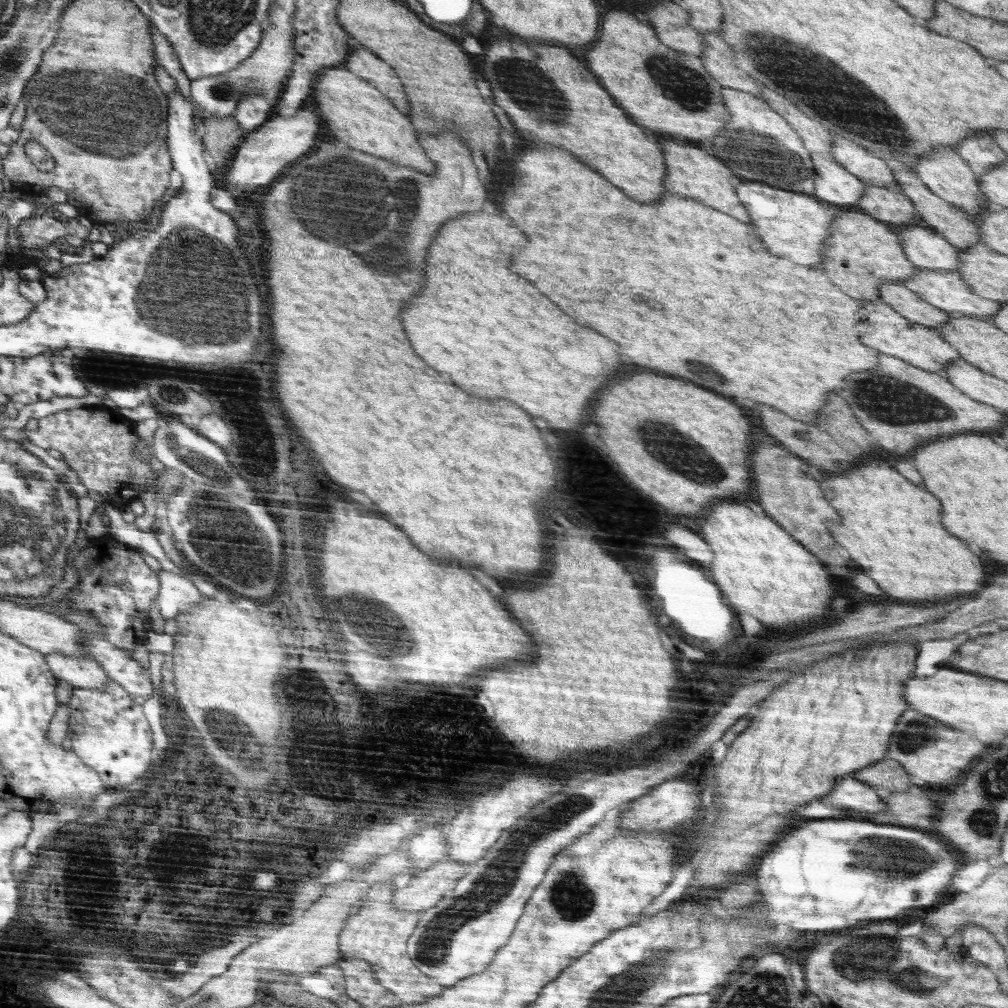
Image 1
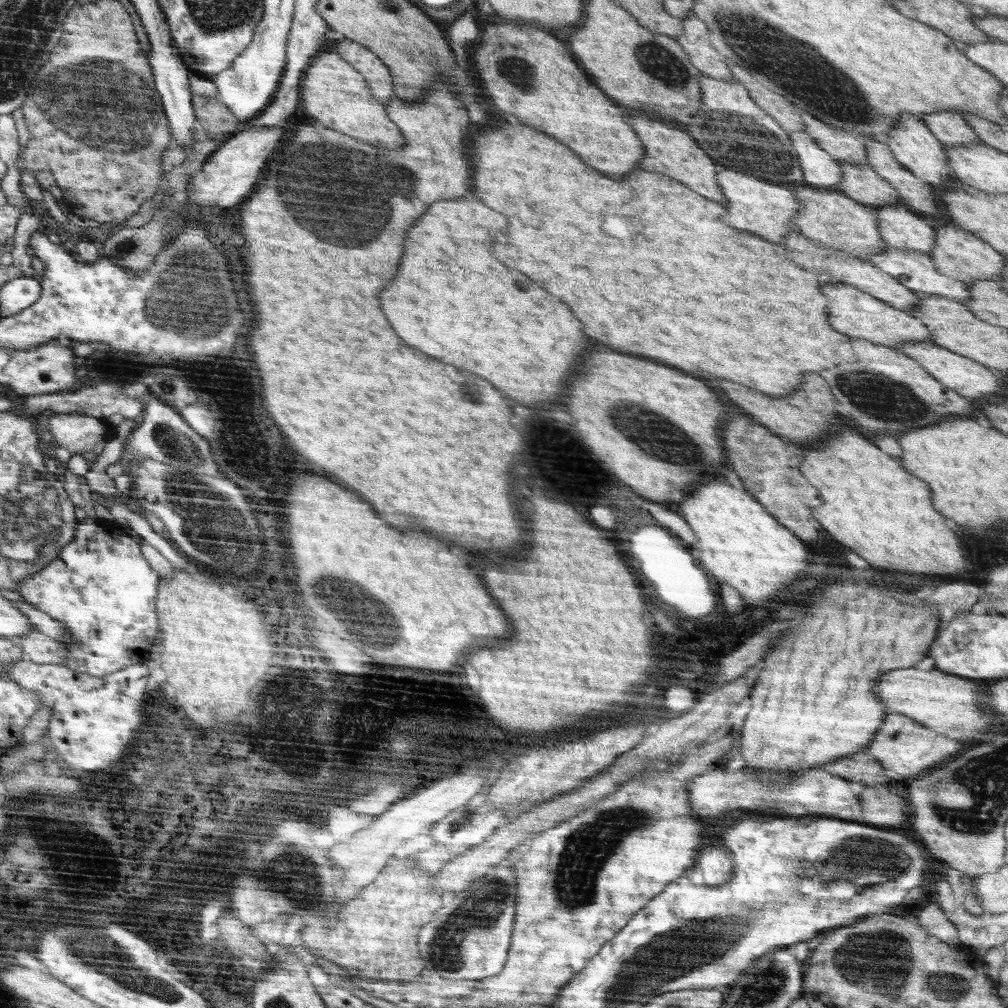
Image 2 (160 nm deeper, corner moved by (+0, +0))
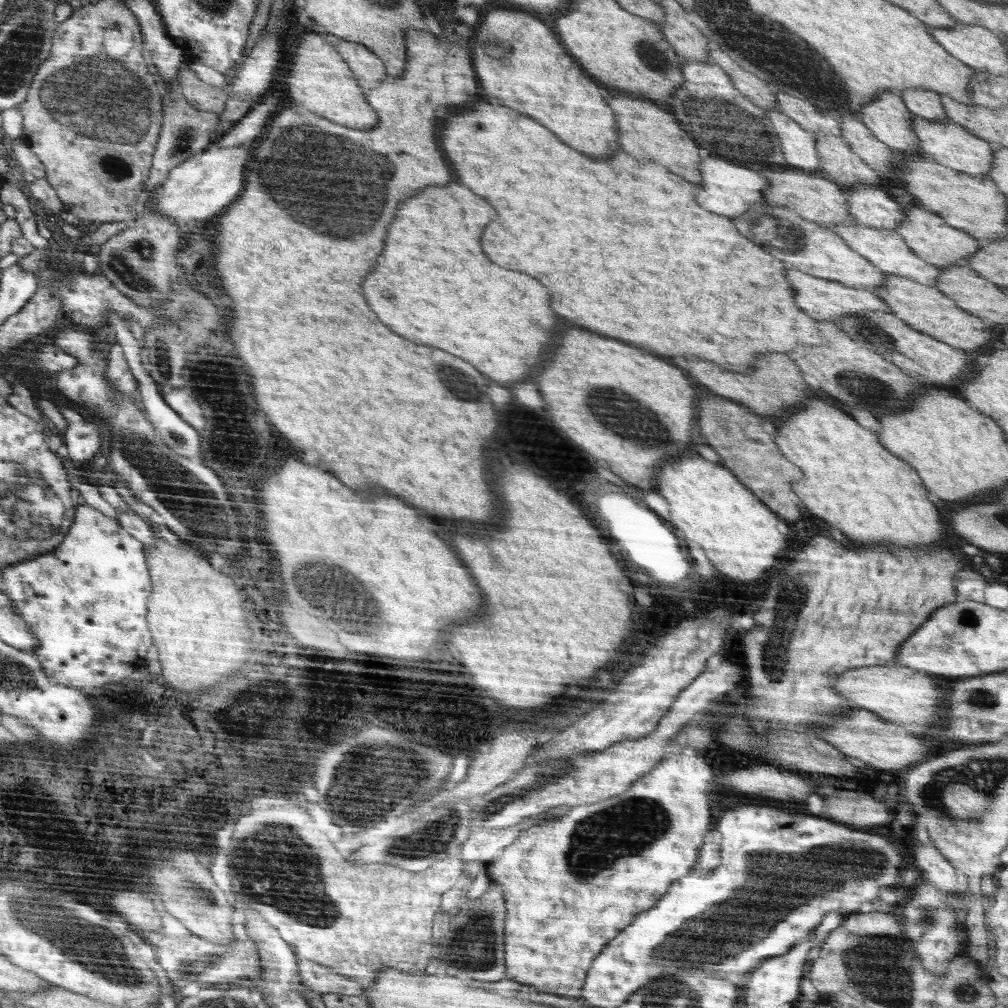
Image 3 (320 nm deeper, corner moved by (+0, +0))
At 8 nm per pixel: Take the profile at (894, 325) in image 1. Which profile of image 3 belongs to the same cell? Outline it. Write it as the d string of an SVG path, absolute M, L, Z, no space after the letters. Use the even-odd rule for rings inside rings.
M788 270L788 278L790 278L790 282L794 284L794 290L796 290L794 292L794 304L816 320L836 320L840 316L869 313L870 311L891 313L889 306L872 291L849 287L841 282L824 280L824 278L814 278L814 276L802 274L798 270Z

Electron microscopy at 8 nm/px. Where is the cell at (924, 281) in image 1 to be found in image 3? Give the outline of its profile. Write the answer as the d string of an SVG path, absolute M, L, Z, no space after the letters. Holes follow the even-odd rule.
M836 225L833 230L854 252L869 260L874 266L878 267L883 273L893 274L909 278L914 282L922 283L926 286L935 287L939 277L937 266L922 260L912 249L903 241L903 238L895 230L886 230L878 227L864 225Z

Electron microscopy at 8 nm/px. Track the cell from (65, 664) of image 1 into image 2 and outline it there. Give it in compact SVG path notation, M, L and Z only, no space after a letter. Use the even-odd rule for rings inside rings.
M36 629L19 637L10 638L21 647L26 660L35 663L63 665L65 647L62 641L50 638Z

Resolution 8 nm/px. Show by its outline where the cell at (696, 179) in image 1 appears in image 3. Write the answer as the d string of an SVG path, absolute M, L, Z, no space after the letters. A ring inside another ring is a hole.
M608 92L606 100L608 100L610 108L614 110L616 124L618 124L618 142L626 154L630 154L634 158L658 160L660 164L668 166L670 172L681 176L689 183L701 183L699 164L702 159L698 153L698 146L691 134L681 129L675 115L659 108L653 101L638 100L638 98L626 96L626 94L622 96L622 94Z

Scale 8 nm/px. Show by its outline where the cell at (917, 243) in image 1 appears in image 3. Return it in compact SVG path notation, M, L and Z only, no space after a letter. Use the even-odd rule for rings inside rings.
M852 186L843 189L849 204L848 212L858 224L895 230L901 223L904 208L884 190L872 186Z

